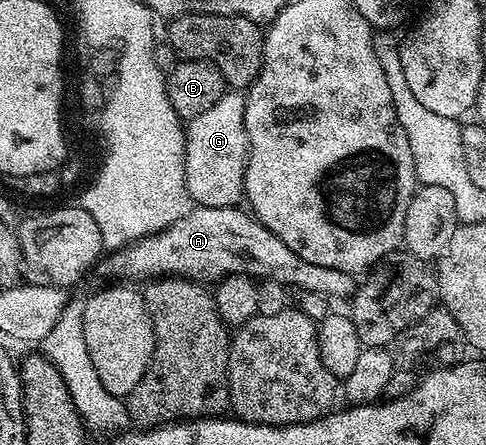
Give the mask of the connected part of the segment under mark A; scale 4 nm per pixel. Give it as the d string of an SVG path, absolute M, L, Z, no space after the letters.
M196 206L169 228L140 237L133 244L112 252L108 256L111 258L107 261L107 269L115 276L112 278L129 277L127 279L131 281L174 276L187 277L200 283L213 283L229 274L245 274L253 279L267 279L331 297L345 299L354 294L357 281L352 274L306 263L250 212L242 209L240 206Z

